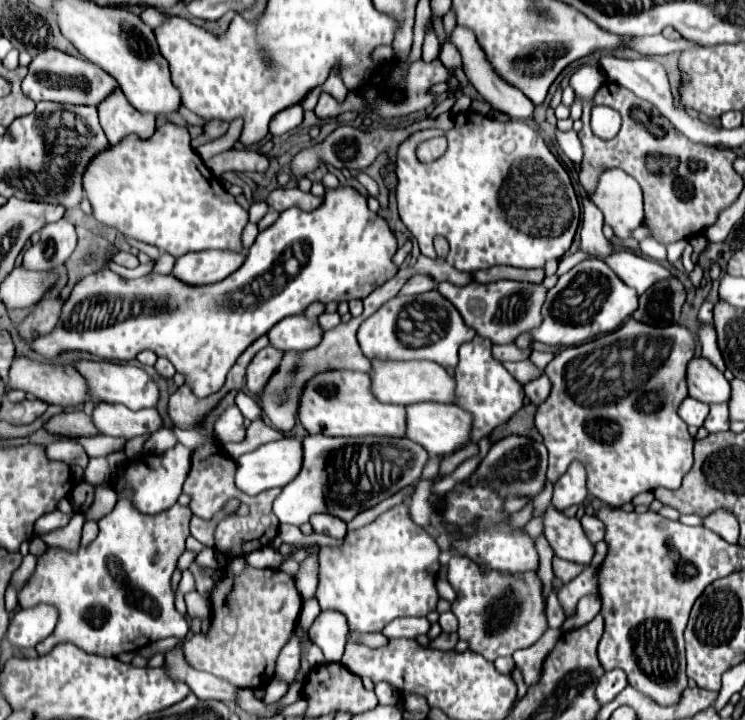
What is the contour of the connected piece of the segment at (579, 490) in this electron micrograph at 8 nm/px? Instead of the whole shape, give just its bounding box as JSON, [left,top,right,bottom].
[552,462,586,510]

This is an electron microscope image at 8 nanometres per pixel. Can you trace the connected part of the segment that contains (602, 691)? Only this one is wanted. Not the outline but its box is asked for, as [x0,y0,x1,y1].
[596,670,628,704]

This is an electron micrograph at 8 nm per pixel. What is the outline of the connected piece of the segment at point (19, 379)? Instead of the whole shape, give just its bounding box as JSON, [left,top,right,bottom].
[8,356,90,408]

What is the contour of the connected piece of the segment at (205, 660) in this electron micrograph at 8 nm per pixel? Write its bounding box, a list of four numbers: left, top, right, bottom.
[184,564,302,688]

